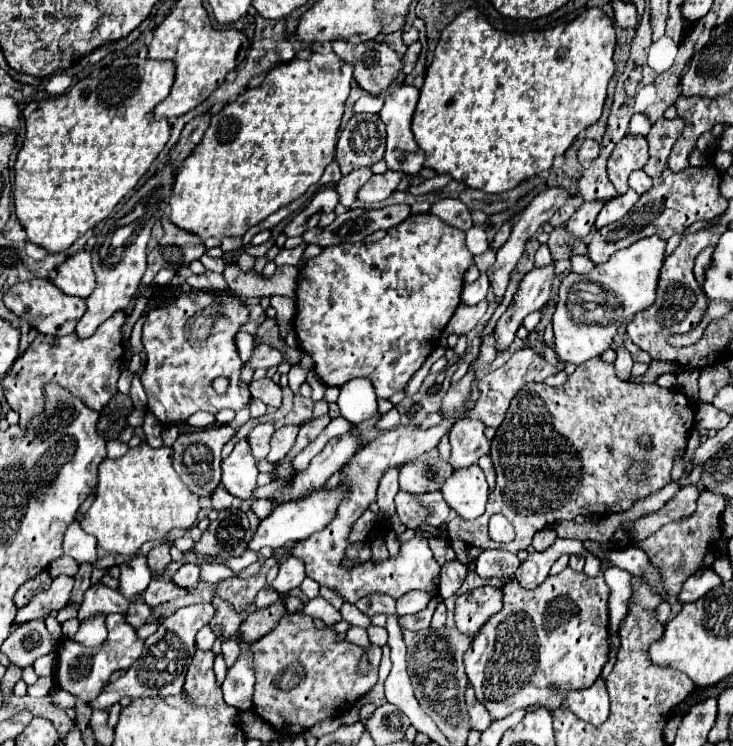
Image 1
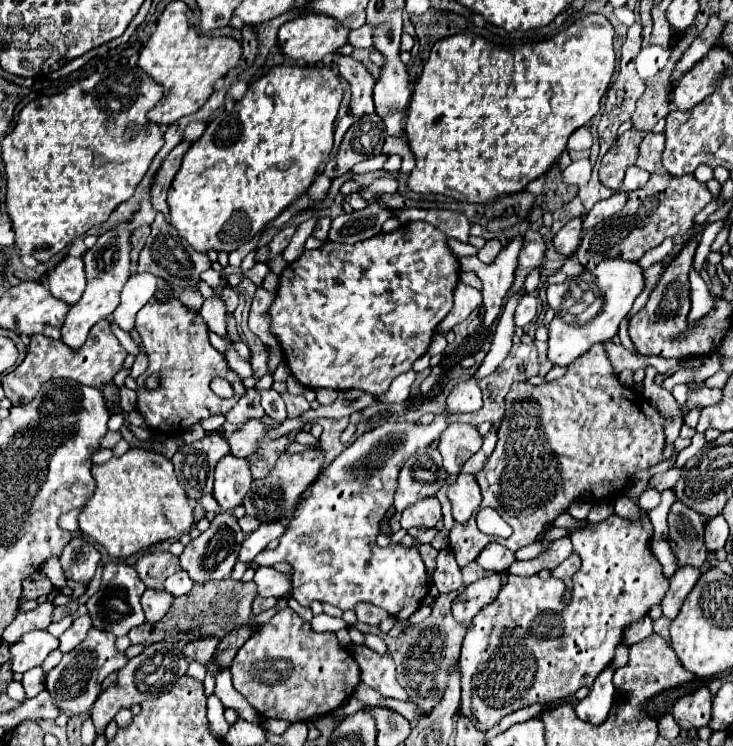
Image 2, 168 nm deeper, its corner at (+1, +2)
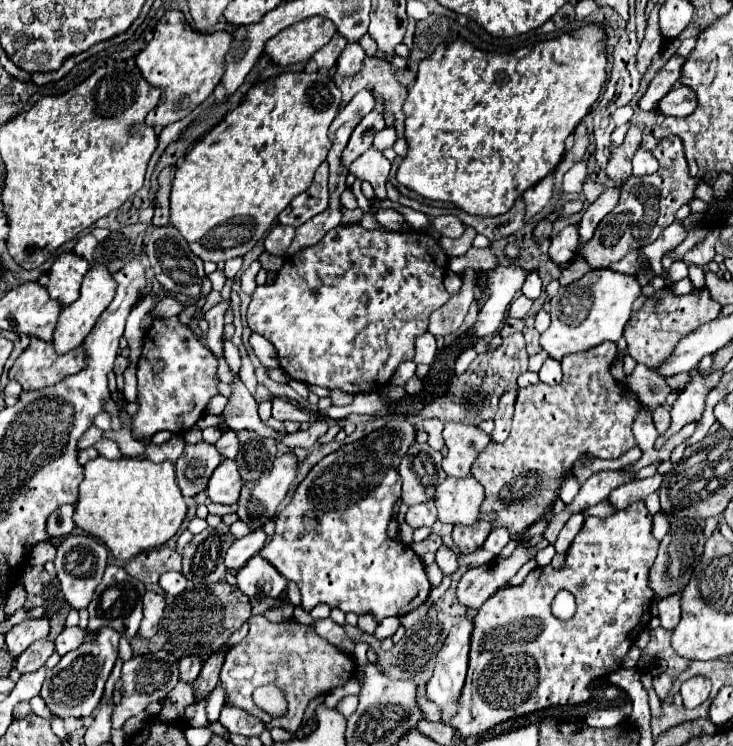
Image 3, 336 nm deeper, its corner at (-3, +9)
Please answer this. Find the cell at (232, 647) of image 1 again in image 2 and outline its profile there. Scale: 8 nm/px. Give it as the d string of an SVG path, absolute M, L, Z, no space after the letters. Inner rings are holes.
M220 670L220 672L216 674L214 694L220 698L220 702L222 702L226 708L236 710L246 722L262 724L262 718L254 712L254 708L234 690L234 686L232 686L232 676L230 676L228 670Z

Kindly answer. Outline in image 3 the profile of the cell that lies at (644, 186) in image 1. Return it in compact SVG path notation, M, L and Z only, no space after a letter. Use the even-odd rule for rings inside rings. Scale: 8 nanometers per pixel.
M638 149L632 157L632 175L636 177L642 177L642 175L650 175L650 173L656 173L658 171L658 161L654 159L654 155L646 149Z

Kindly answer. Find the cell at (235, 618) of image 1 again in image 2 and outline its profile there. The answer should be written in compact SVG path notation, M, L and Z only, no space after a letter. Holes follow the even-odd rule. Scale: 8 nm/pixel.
M194 640L194 642L190 642L190 644L184 646L182 654L186 656L188 662L196 660L200 664L208 664L210 658L212 658L212 652L216 650L218 642L220 640Z

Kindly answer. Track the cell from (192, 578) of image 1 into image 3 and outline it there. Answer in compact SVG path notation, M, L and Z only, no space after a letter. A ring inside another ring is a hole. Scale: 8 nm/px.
M172 571L172 573L164 573L158 583L160 583L160 587L164 589L166 595L178 595L178 593L182 593L186 589L188 579L182 573Z

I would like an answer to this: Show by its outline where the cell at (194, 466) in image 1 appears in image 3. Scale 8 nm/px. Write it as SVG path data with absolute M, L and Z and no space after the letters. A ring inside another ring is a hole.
M186 443L184 453L176 461L176 481L182 489L182 495L194 497L196 493L204 491L220 461L222 457L212 443Z

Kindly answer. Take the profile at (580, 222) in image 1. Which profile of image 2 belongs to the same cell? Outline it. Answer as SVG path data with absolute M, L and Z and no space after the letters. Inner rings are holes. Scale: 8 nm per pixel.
M582 218L570 220L556 236L554 236L554 248L556 252L564 256L572 256L580 244L580 234L582 234Z

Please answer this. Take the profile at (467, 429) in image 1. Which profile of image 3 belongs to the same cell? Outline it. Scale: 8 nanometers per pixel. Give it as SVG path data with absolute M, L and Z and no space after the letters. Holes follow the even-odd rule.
M446 423L442 435L448 447L442 469L452 477L468 477L474 459L490 443L490 435L486 435L480 427L464 423Z

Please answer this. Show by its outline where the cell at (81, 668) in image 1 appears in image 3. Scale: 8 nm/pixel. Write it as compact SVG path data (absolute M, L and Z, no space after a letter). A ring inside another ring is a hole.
M98 629L96 637L92 641L84 641L78 649L66 653L54 669L48 671L48 677L44 679L42 685L42 699L46 701L48 709L56 717L88 717L92 711L98 707L102 693L104 693L104 683L110 677L110 671L114 667L114 661L118 657L118 639L120 633L114 629Z

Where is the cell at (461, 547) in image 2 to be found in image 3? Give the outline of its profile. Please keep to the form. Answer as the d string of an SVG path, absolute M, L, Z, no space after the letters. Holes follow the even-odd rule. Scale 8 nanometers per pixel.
M604 341L596 345L596 349L564 357L564 377L558 385L536 383L518 389L510 437L504 443L490 441L472 465L472 475L486 489L480 513L496 511L498 519L492 523L476 521L476 525L472 525L472 531L476 529L476 533L470 533L470 527L454 527L452 539L462 555L480 549L494 527L506 527L510 535L516 537L540 521L544 509L554 505L556 493L560 491L560 477L572 469L576 453L618 459L628 449L636 447L632 425L642 411L642 403L612 379L610 365L616 351L616 343Z

